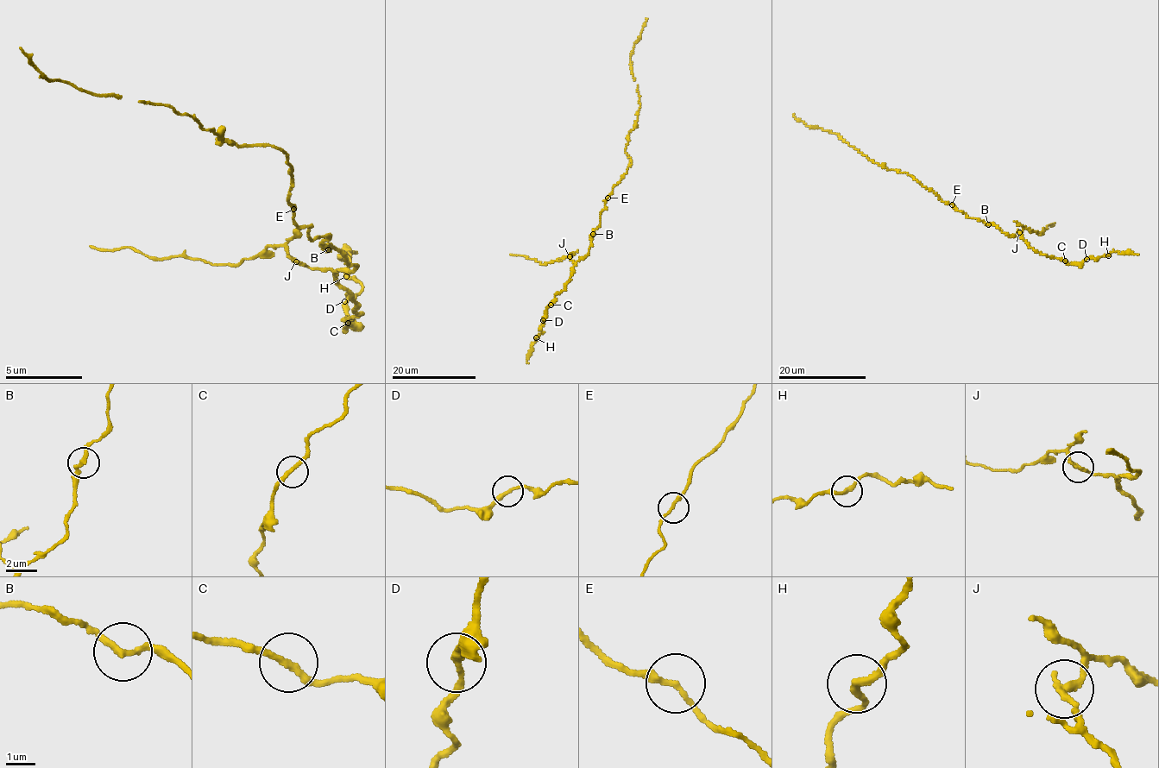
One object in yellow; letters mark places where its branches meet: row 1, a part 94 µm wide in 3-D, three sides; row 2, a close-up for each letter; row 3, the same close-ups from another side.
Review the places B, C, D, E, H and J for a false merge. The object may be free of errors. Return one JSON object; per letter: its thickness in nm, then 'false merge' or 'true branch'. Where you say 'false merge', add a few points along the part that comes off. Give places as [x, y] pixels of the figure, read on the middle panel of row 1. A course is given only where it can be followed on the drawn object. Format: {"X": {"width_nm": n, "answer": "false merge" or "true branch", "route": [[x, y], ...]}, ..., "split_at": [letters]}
{"B": {"width_nm": 240, "answer": "true branch"}, "C": {"width_nm": 240, "answer": "true branch"}, "D": {"width_nm": 240, "answer": "true branch"}, "E": {"width_nm": 200, "answer": "true branch"}, "H": {"width_nm": 240, "answer": "true branch"}, "J": {"width_nm": 240, "answer": "false merge", "route": [[569, 256], [546, 264], [510, 254]]}, "split_at": ["J"]}

